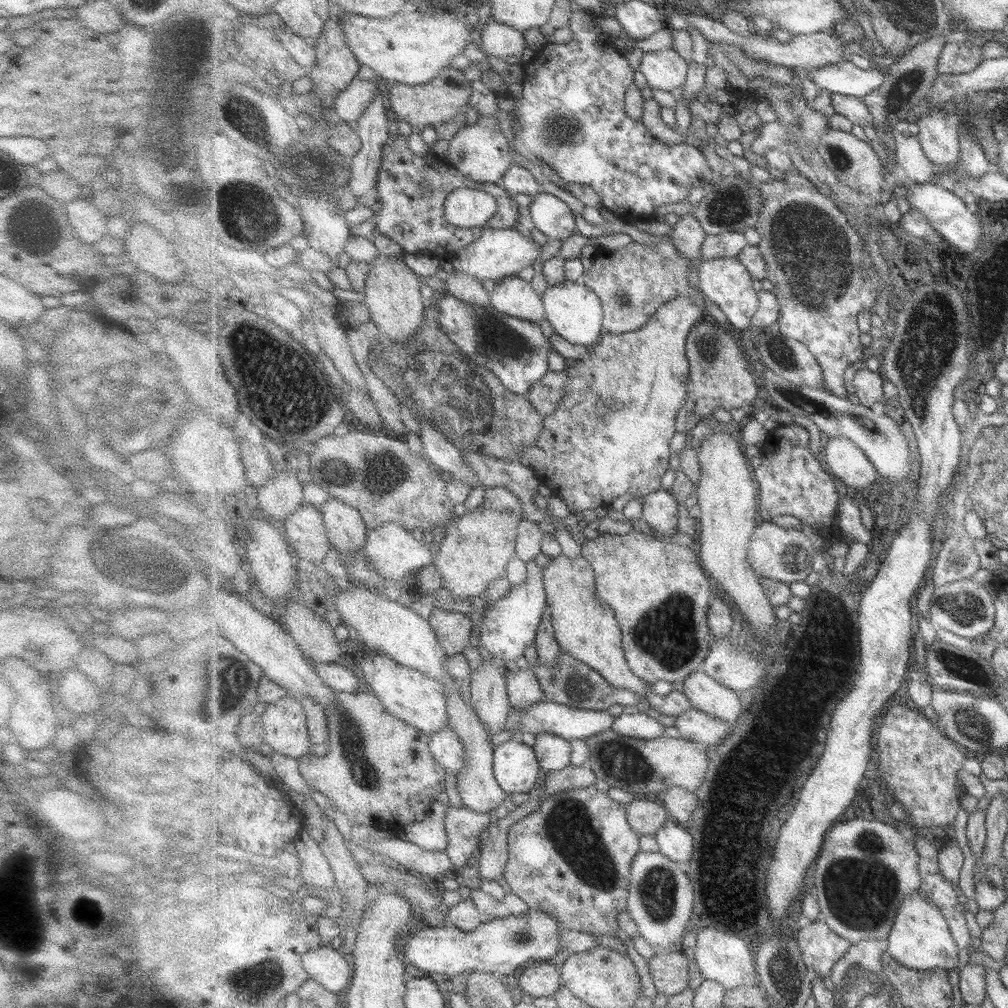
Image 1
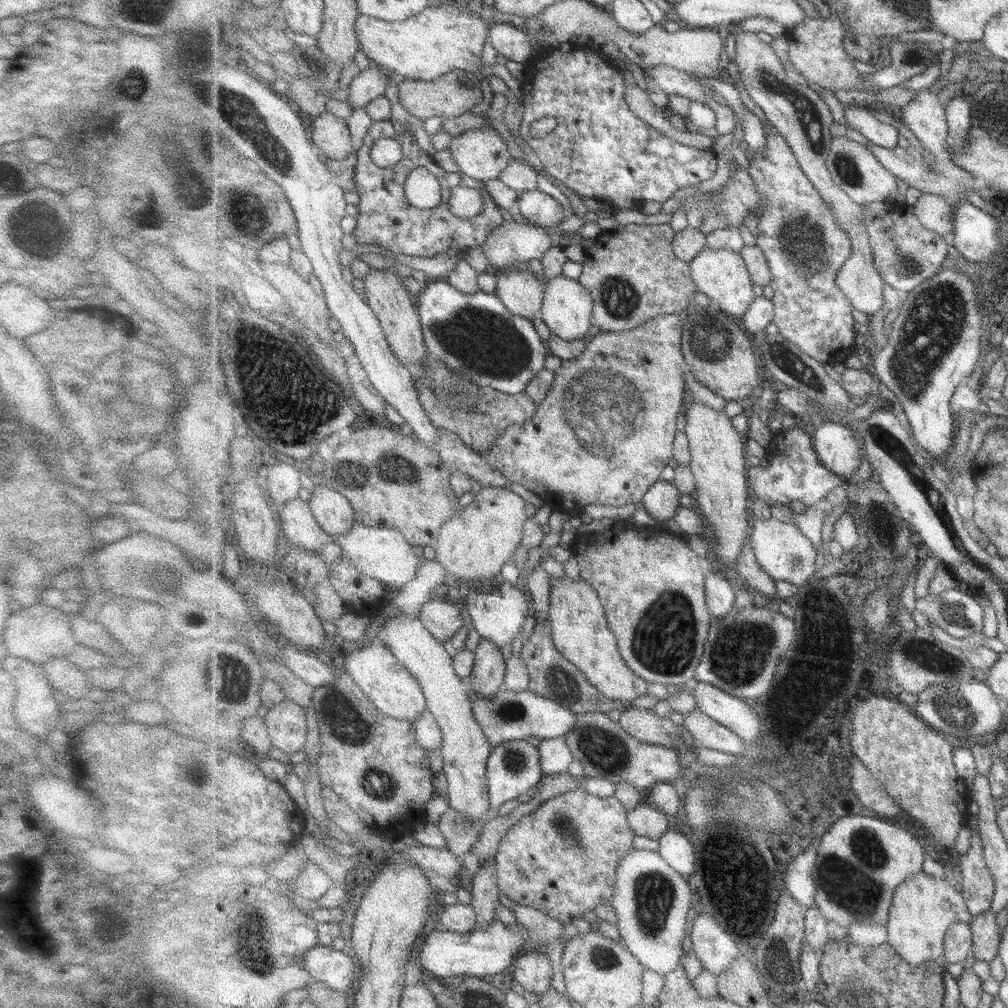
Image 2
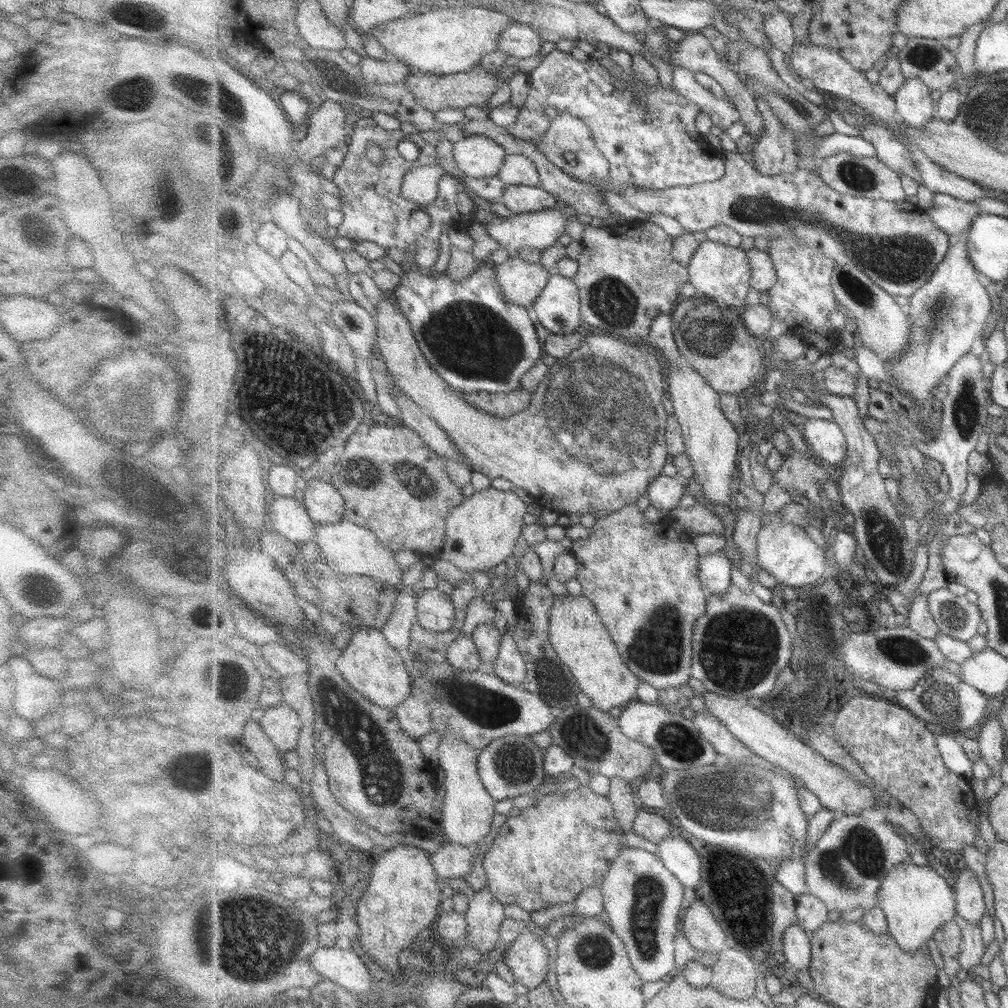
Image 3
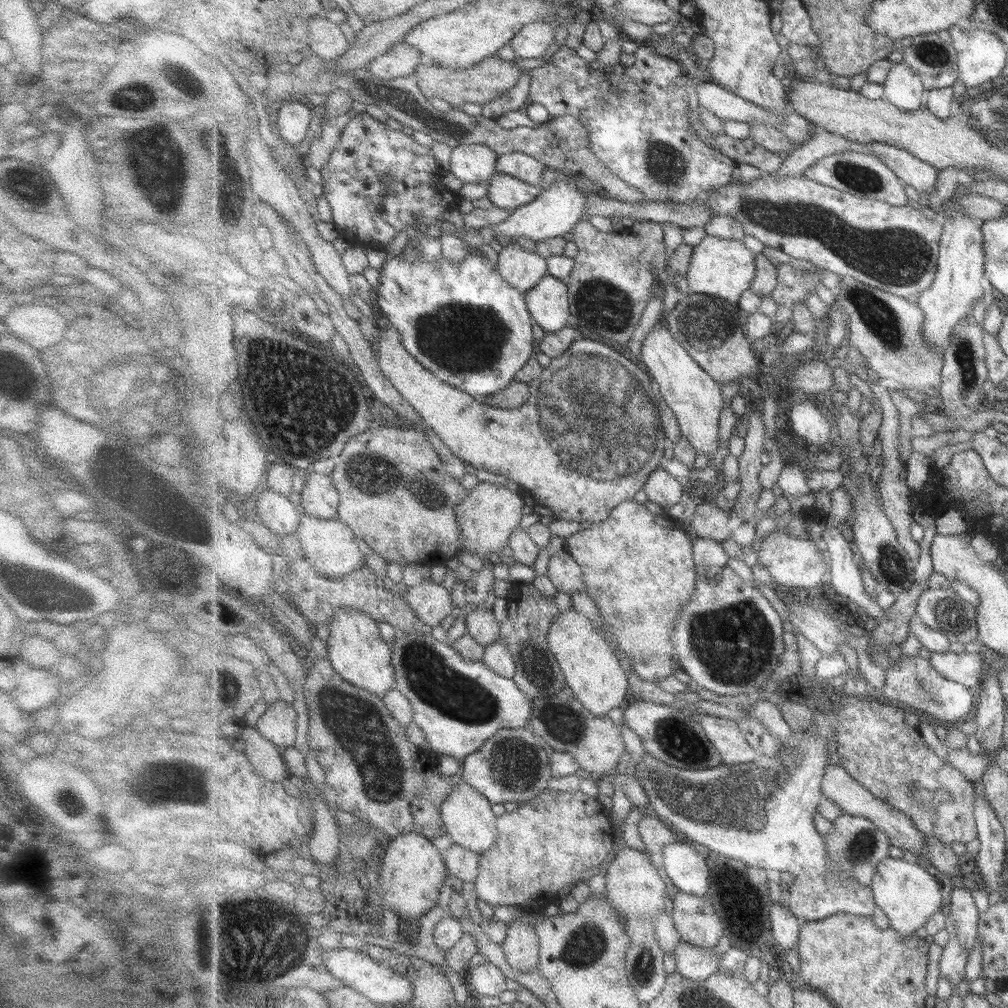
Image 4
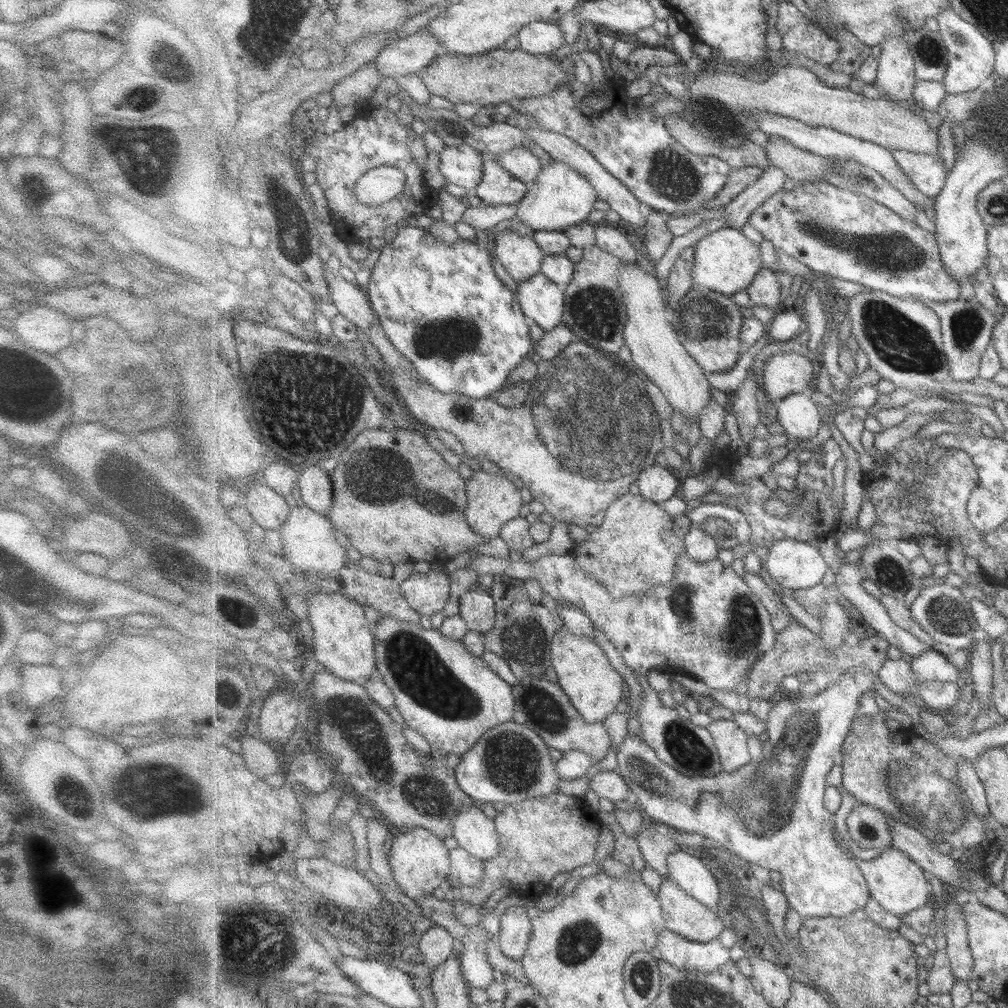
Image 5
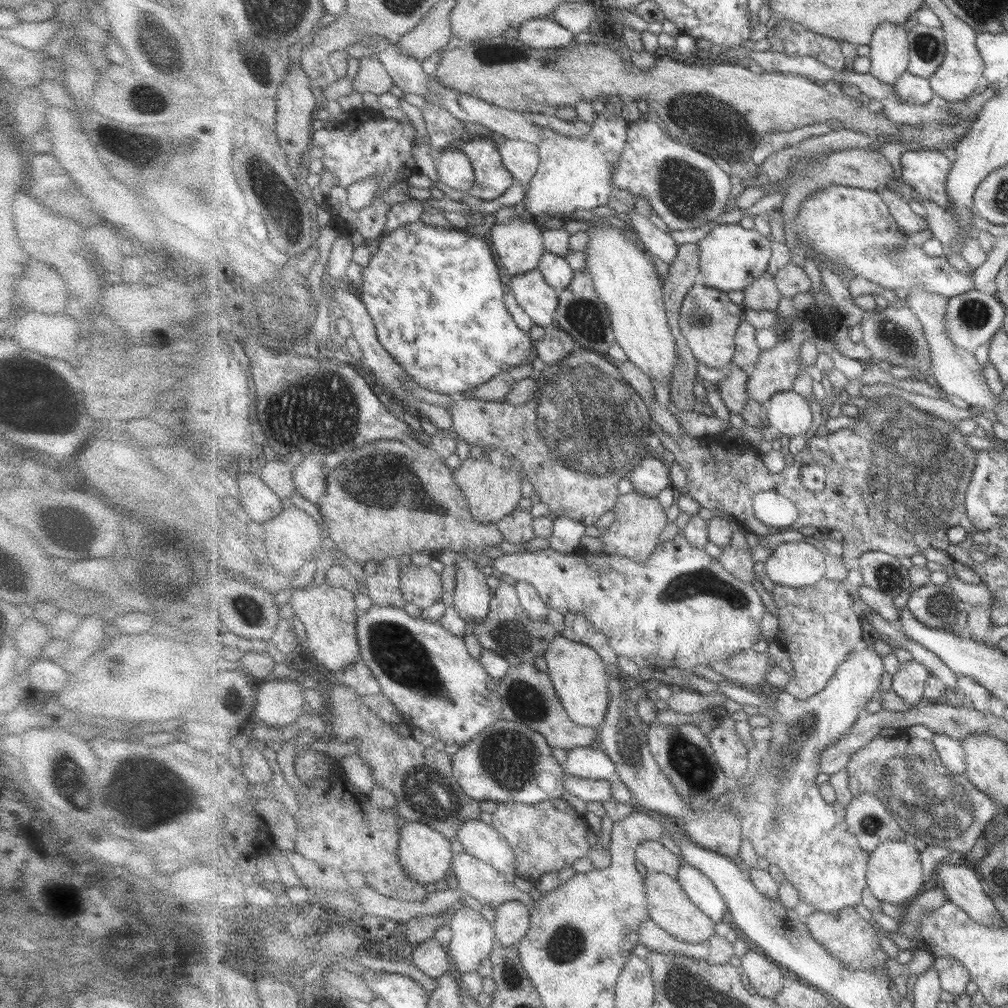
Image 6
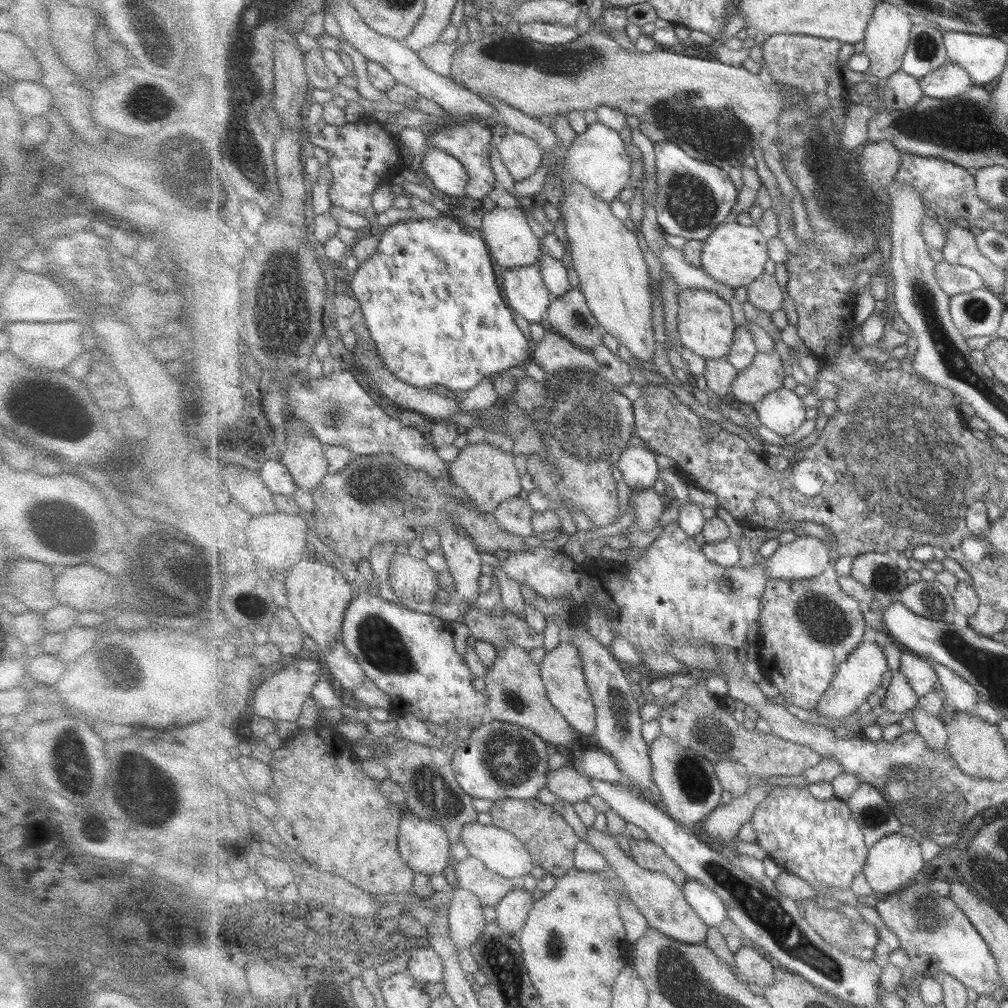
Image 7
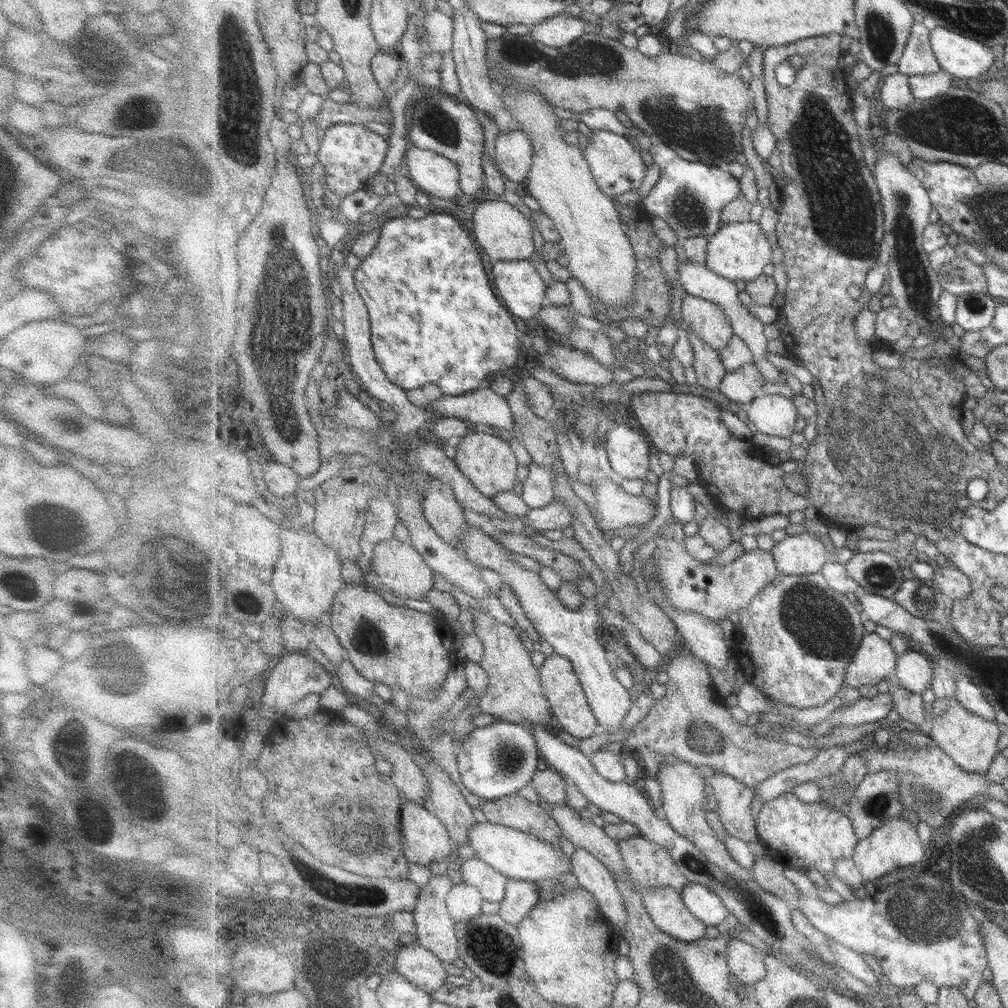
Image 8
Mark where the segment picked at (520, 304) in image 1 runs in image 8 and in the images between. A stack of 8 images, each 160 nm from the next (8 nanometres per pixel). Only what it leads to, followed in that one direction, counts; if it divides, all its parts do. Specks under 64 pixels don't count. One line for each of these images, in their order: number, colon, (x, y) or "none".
2: (522, 293)
3: (522, 282)
4: (524, 270)
5: (522, 257)
6: (519, 244)
7: (505, 229)
8: (505, 234)

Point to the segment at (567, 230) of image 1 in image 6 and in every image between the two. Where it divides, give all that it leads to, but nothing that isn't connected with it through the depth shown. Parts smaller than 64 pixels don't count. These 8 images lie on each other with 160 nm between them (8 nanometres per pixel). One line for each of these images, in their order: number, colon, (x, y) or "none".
2: (539, 208)
3: (518, 199)
4: (508, 192)
5: (498, 186)
6: (492, 177)

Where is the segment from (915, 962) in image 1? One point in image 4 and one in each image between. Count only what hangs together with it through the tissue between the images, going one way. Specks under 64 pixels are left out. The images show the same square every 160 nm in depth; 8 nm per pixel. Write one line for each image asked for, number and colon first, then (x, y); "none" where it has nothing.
2: (924, 908)
3: (917, 901)
4: (910, 896)

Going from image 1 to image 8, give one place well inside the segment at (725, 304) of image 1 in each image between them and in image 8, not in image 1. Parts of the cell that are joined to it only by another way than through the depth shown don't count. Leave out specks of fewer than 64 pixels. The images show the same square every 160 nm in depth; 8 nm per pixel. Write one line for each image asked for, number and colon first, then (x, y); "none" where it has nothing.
2: (722, 275)
3: (721, 272)
4: (724, 268)
5: (726, 262)
6: (731, 257)
7: (735, 254)
8: (740, 251)

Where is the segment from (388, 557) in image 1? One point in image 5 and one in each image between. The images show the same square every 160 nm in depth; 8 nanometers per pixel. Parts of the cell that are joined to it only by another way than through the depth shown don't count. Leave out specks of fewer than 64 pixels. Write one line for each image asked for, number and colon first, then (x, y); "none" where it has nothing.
2: (383, 553)
3: (346, 548)
4: (333, 549)
5: (312, 546)

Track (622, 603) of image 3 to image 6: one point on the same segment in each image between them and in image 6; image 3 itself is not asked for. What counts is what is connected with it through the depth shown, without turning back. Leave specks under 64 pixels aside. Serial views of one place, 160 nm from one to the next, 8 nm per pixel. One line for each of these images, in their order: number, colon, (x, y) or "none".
4: (639, 568)
5: (635, 549)
6: (634, 532)

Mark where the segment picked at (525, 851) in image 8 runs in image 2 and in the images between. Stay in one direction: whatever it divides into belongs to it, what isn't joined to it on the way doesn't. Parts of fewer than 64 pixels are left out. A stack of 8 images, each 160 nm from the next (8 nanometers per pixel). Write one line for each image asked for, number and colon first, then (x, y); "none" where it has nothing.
2: (465, 751)
3: (468, 806)
4: (467, 813)
5: (474, 831)
6: (478, 838)
7: (503, 852)

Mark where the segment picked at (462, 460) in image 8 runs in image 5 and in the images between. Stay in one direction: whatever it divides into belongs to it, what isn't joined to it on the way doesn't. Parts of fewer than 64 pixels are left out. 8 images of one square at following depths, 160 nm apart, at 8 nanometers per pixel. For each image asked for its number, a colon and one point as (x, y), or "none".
5: (493, 501)
6: (492, 494)
7: (487, 474)

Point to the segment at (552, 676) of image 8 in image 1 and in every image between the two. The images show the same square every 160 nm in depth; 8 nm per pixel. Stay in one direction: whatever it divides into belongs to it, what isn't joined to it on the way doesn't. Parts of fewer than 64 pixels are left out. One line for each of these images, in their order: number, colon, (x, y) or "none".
1: (586, 627)
2: (581, 631)
3: (579, 636)
4: (595, 674)
5: (583, 668)
6: (579, 674)
7: (562, 668)

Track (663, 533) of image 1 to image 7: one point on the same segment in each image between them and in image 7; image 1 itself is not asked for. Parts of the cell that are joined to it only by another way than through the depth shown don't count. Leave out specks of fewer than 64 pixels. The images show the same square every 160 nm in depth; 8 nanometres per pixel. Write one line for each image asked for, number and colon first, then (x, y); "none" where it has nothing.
2: (662, 502)
3: (664, 494)
4: (662, 489)
5: (658, 484)
6: (651, 477)
7: (639, 469)

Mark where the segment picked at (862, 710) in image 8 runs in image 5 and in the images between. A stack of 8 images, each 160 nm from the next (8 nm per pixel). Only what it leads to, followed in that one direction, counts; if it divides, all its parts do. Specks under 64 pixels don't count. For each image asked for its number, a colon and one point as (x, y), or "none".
5: (932, 665)
6: (910, 681)
7: (902, 697)

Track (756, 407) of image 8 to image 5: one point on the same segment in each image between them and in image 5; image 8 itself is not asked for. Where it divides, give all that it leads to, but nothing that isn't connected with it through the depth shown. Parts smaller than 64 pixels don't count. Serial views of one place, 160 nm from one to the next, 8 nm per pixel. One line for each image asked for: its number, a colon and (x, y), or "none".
5: (798, 415)
6: (789, 414)
7: (782, 411)

